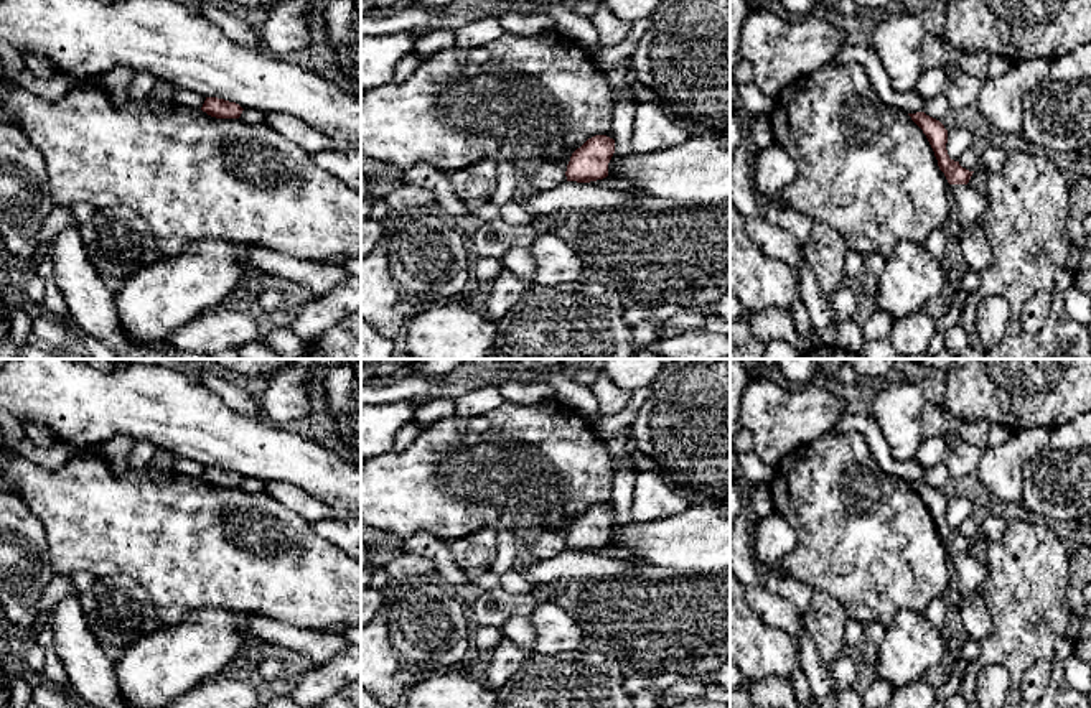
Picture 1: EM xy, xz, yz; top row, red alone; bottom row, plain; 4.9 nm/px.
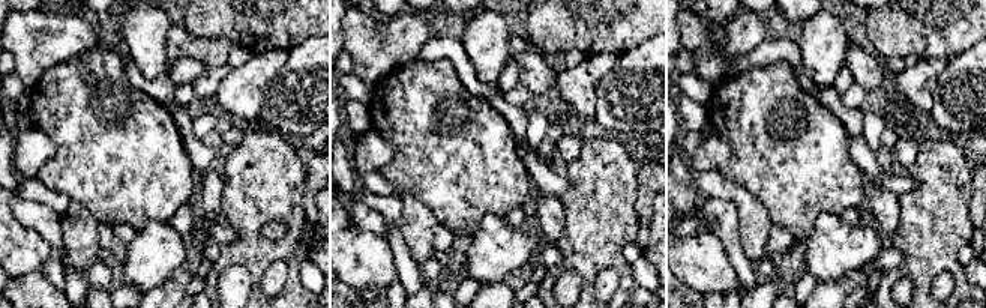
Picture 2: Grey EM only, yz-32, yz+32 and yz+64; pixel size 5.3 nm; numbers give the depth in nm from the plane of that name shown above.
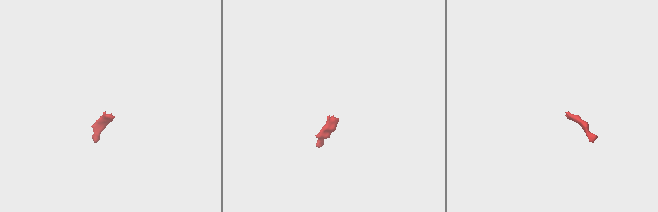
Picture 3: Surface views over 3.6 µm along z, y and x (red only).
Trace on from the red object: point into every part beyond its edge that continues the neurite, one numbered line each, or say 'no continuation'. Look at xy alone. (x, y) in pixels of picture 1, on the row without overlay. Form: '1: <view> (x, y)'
no continuation

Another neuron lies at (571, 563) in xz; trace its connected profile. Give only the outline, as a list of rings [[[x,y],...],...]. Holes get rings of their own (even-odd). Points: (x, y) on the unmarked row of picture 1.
[[[565,550],[554,558],[544,561],[534,561],[526,575],[526,580],[532,585],[549,585],[557,580],[605,580],[610,576],[623,575],[633,566],[644,566],[634,560],[608,558],[592,552]]]

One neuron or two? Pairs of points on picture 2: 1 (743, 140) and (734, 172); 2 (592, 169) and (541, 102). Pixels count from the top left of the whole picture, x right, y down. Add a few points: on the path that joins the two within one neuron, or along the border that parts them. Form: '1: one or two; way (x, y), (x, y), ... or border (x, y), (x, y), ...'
1: one; way (743, 147), (742, 164)
2: two; border (611, 134), (589, 137), (580, 141)

